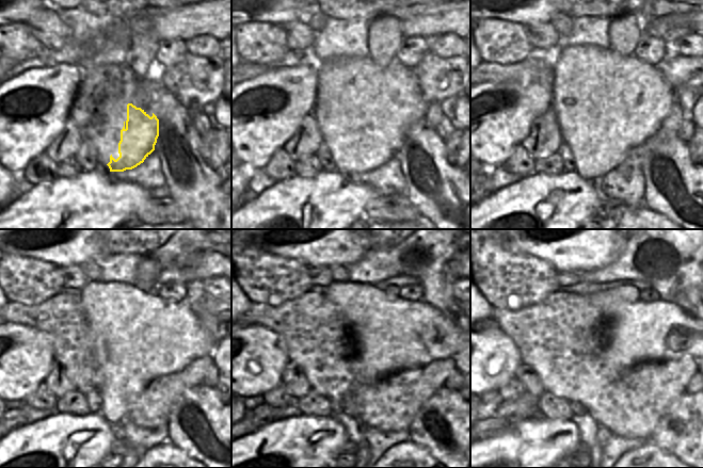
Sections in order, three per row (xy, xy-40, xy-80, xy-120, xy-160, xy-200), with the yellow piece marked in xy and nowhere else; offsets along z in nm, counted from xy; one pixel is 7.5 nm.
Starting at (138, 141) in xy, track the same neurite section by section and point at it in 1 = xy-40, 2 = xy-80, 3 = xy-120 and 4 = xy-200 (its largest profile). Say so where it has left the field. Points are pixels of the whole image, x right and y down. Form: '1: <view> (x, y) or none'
1: xy-40 (383, 135)
2: xy-80 (644, 123)
3: xy-120 (169, 356)
4: xy-200 (638, 349)

